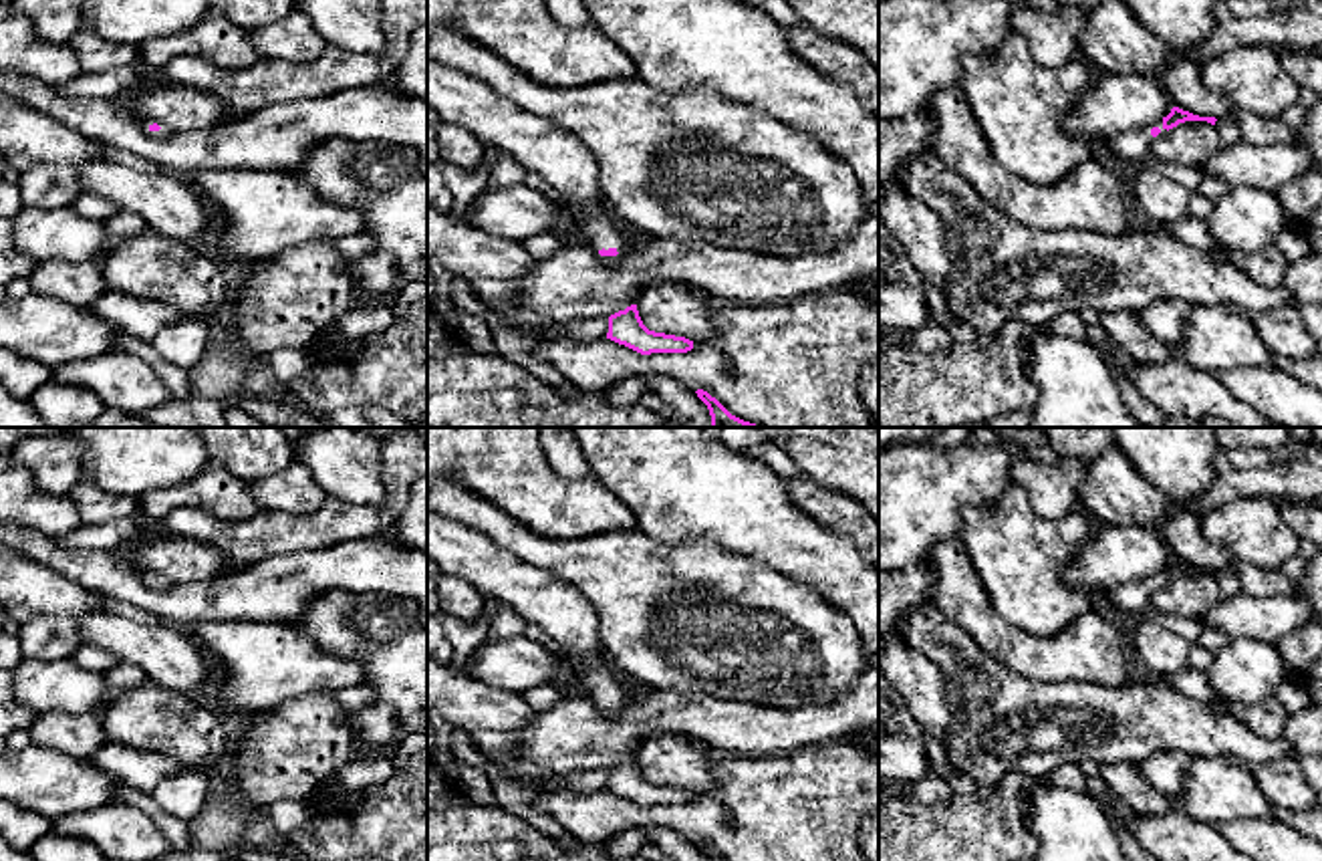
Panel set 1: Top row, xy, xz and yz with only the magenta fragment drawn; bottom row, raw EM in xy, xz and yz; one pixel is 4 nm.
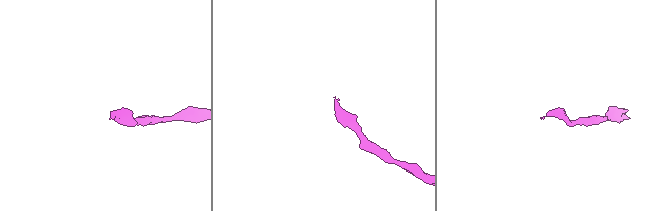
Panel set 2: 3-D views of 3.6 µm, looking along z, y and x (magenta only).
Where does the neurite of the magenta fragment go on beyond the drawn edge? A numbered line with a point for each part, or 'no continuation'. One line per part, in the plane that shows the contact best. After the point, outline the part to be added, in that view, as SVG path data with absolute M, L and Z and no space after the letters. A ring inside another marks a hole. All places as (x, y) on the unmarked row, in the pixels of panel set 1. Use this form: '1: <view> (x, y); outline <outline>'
1: xz (599, 682); outline M578 665L576 682L582 688L582 694L588 696L601 708L601 714L607 718L619 714L619 708L629 694L629 688L621 680L621 675L609 669L607 665Z

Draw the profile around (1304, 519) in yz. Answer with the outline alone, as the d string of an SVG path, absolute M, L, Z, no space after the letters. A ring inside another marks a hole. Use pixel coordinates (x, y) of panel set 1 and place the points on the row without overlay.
M1284 502L1280 514L1300 540L1322 548L1322 502Z

